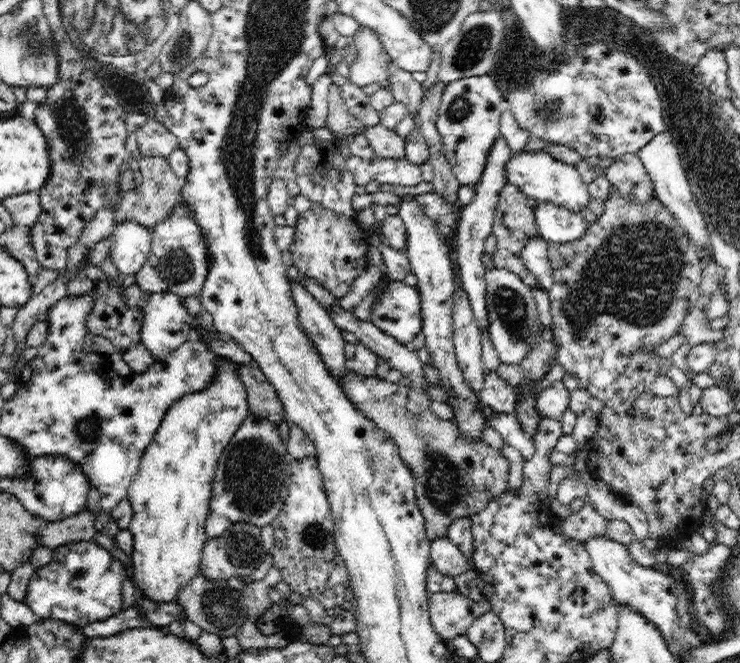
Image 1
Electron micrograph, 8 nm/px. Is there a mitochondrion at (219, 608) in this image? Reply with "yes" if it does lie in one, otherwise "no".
yes

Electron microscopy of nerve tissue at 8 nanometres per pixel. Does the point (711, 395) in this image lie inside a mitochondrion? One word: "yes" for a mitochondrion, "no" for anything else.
no

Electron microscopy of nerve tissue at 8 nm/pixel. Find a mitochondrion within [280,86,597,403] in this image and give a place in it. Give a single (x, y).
(510, 308)

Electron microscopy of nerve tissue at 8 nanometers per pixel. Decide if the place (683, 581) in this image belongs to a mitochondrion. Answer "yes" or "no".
no

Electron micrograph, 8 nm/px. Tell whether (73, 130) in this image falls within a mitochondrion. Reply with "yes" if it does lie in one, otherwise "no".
yes

